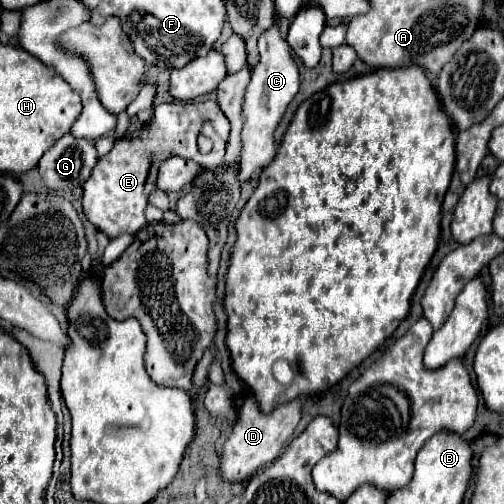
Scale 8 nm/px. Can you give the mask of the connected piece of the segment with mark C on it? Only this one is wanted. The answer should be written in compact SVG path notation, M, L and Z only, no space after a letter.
M277 21L259 37L259 63L253 69L253 77L249 87L245 89L243 97L243 129L241 129L241 161L239 161L239 171L237 171L237 181L239 185L247 183L255 173L263 171L275 157L275 129L289 107L289 103L295 99L299 91L299 69L291 57L291 49L287 41L279 33Z

